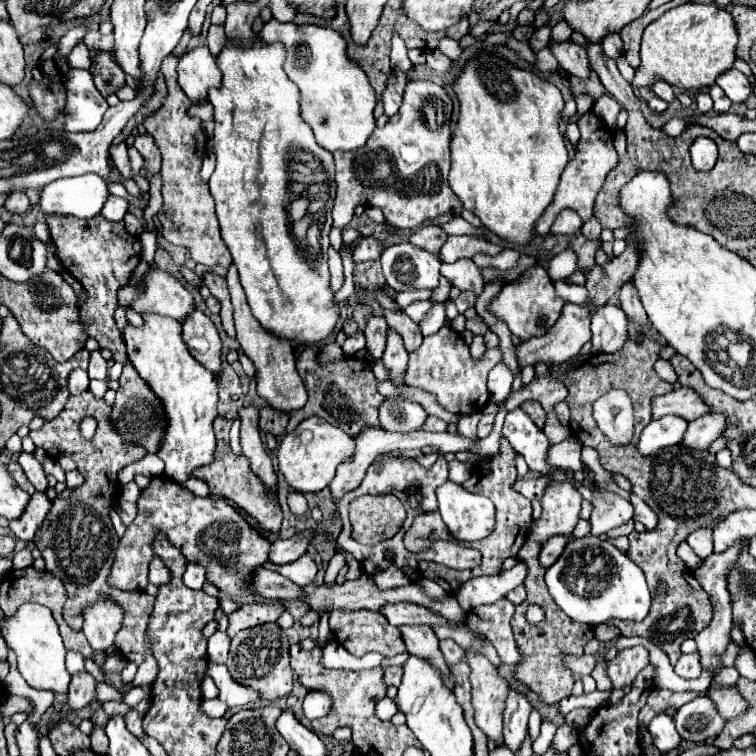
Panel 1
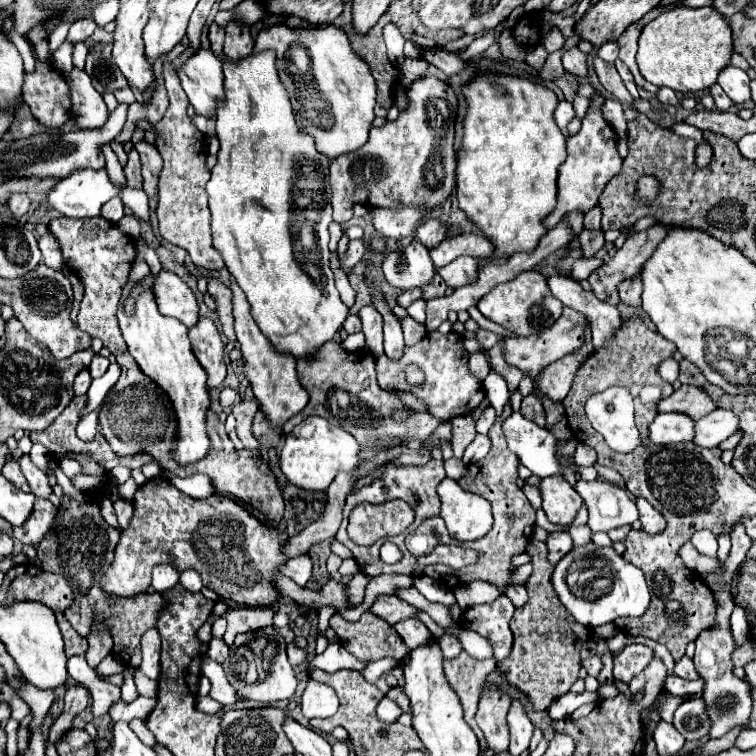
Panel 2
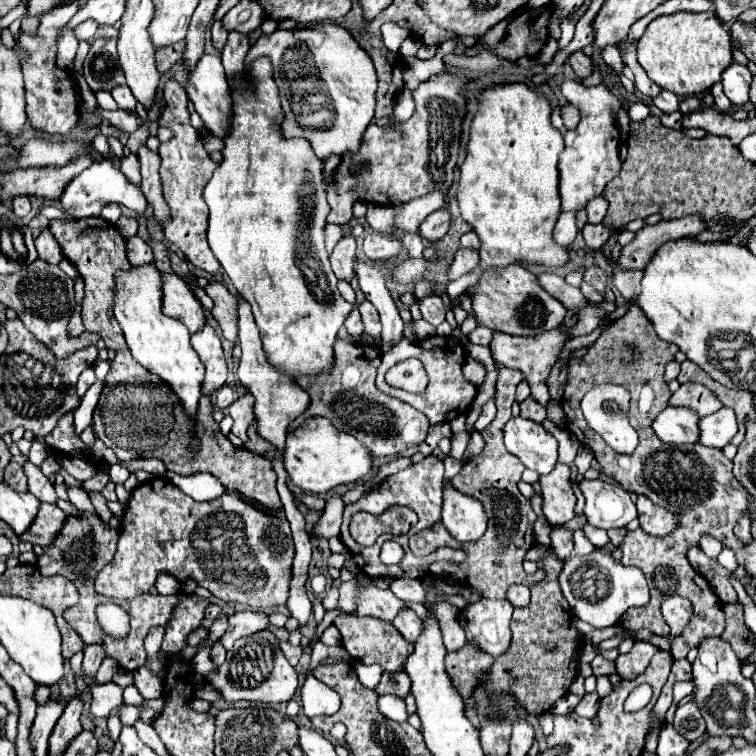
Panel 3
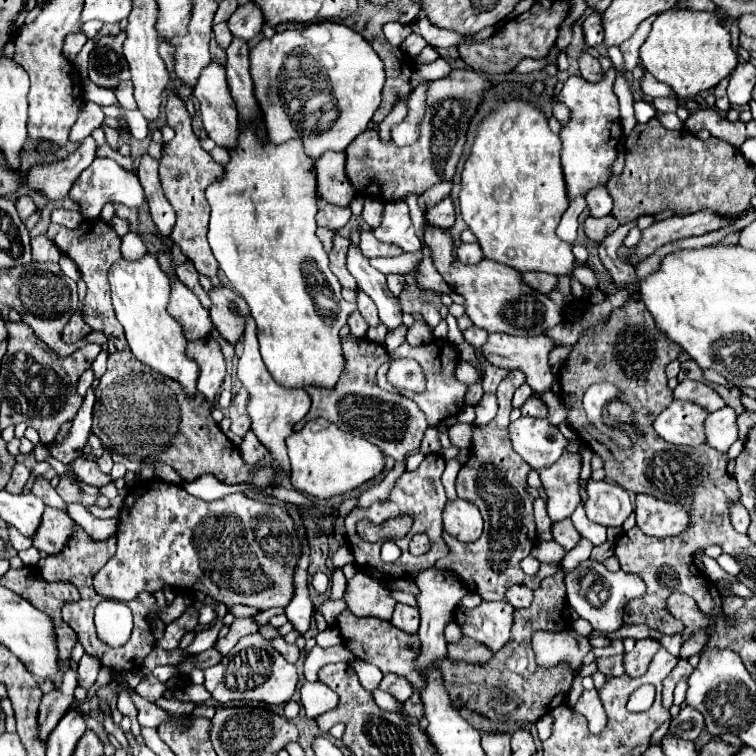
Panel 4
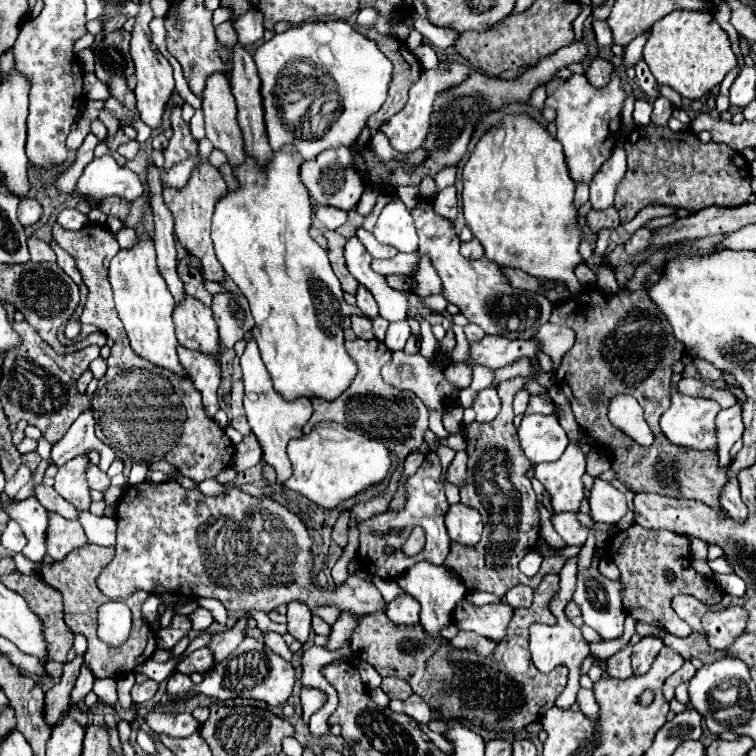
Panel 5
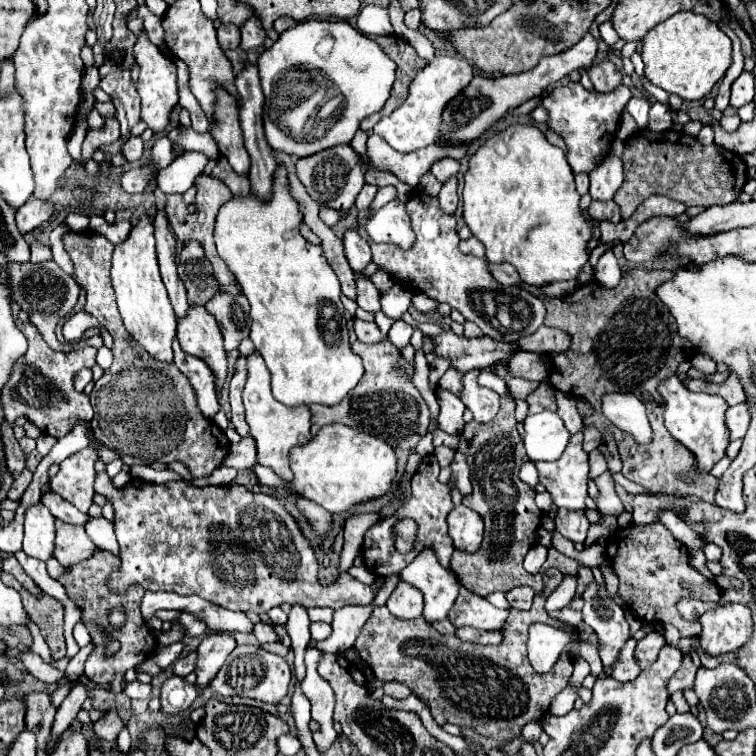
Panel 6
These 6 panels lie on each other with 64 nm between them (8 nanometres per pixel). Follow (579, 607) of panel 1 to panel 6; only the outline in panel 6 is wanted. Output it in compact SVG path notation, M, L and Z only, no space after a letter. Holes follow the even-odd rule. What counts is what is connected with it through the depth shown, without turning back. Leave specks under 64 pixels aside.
M594 582L582 594L584 608L582 620L596 632L598 636L598 654L604 670L612 668L618 662L620 650L632 638L630 626L624 618L624 610L608 598L606 586Z

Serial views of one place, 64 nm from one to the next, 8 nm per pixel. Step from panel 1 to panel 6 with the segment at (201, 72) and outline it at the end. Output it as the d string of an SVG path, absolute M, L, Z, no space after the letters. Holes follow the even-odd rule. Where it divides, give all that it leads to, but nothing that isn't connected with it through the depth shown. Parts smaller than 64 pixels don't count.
M220 92L220 108L216 108L216 124L210 124L210 132L218 142L220 154L228 158L238 174L246 176L250 170L250 156L244 148L236 104L232 104L232 96L224 96L224 92Z

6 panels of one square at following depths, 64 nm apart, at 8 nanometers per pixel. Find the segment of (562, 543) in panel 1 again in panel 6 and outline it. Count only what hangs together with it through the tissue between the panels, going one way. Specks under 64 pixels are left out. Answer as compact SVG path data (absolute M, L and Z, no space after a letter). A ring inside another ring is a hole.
M560 508L556 516L556 532L572 542L584 542L590 522L586 518L586 510L566 510Z

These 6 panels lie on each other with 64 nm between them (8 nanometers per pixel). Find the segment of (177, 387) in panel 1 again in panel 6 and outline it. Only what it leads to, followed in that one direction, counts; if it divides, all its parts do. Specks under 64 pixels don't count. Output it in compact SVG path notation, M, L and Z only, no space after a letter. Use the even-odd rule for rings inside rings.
M148 214L140 216L140 222L132 226L128 238L120 242L112 256L112 286L116 290L116 300L124 324L136 344L148 350L150 356L162 362L172 362L172 340L176 338L176 316L172 304L168 302L166 288L160 278L156 246L154 246L154 226Z

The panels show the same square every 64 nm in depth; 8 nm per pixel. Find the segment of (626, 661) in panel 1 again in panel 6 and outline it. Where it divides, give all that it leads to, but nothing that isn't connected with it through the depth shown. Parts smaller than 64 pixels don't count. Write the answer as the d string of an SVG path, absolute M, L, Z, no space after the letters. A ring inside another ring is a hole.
M660 632L646 634L636 646L636 660L638 660L640 668L648 668L648 664L652 664L658 658L658 652L664 644L666 644L666 640Z

